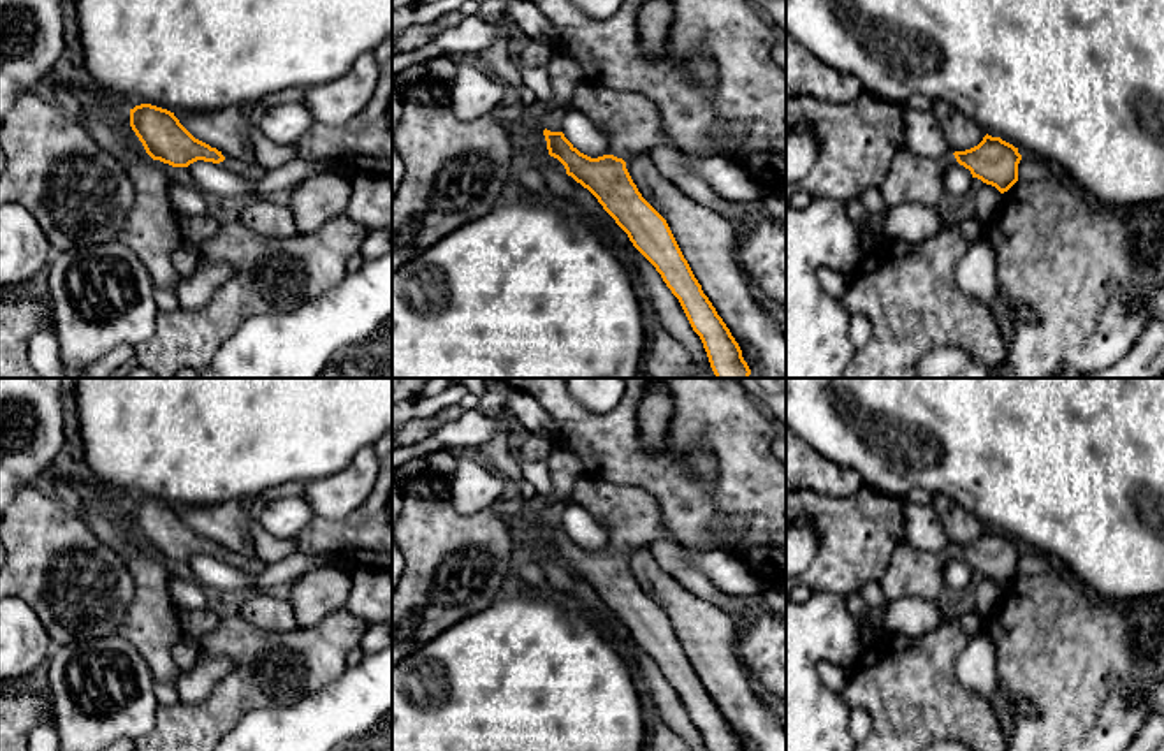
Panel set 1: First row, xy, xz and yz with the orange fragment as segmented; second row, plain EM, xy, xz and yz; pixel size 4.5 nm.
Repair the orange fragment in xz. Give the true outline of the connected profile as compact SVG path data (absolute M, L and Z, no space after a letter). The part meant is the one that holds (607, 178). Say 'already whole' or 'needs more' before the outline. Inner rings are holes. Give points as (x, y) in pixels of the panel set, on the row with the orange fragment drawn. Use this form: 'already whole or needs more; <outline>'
needs more; M582 81L570 97L570 107L610 132L610 153L591 158L563 132L545 128L549 155L598 199L661 274L700 336L716 378L749 378L751 369L738 343L703 294L666 220L642 197L626 169L633 157L649 157L661 144L675 146L661 127L658 104L640 93L614 91Z

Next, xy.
needs more; M141 104L130 109L130 127L153 160L172 167L188 167L197 160L204 160L220 164L248 181L262 179L269 171L257 162L246 164L236 158L225 158L216 148L195 139L174 113L151 104Z

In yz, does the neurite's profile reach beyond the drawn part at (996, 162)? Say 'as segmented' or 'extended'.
extended

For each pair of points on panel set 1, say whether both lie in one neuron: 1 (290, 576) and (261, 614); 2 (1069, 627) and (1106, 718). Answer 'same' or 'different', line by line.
1: different
2: same

